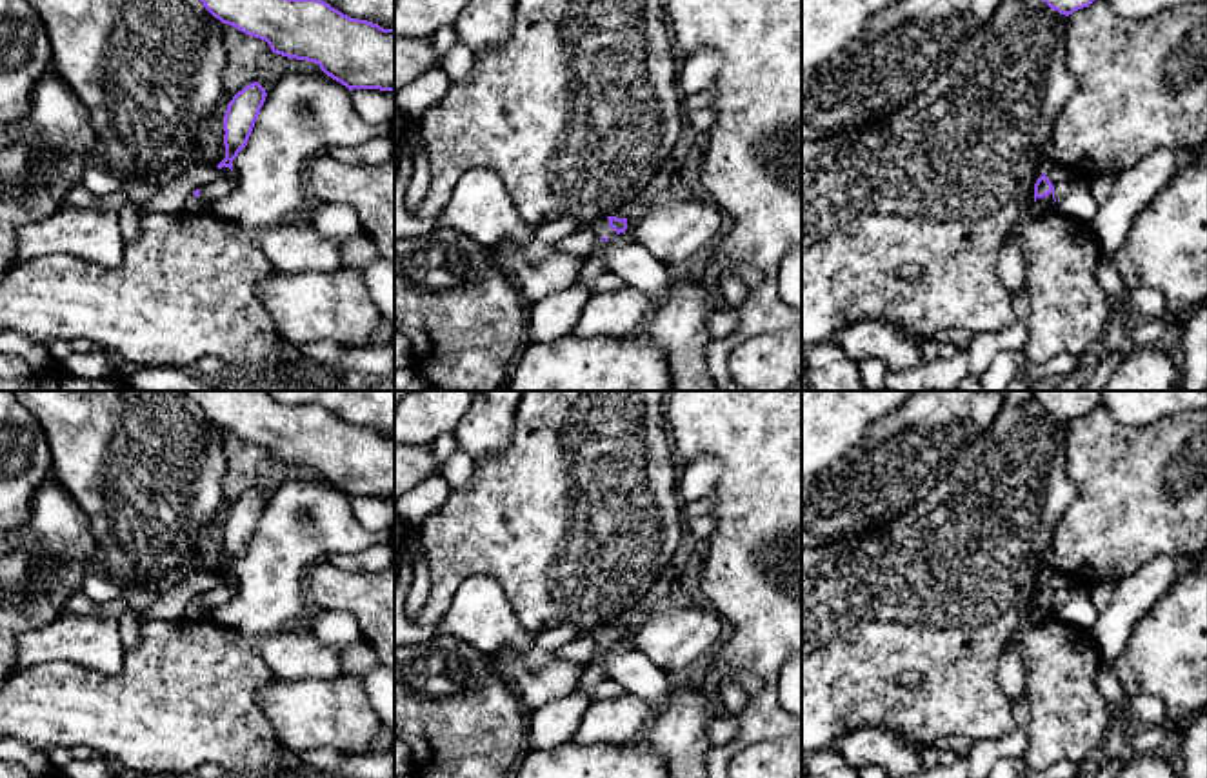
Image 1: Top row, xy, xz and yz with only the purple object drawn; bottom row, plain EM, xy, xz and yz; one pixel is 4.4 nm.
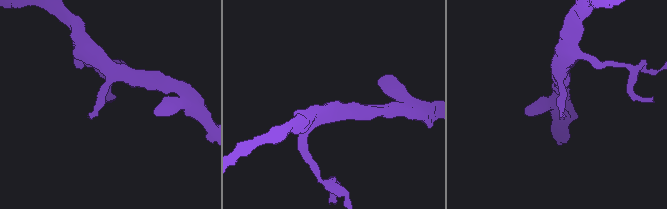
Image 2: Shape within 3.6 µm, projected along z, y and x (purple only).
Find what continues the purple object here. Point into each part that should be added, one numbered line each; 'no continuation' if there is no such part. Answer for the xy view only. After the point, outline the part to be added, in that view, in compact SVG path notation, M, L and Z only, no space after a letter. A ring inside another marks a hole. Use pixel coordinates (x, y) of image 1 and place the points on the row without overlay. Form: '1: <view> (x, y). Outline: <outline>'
no continuation

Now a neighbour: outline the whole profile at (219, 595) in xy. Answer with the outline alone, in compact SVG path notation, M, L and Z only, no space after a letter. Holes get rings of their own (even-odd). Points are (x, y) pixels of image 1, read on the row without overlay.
M233 582L233 585L229 589L224 585L218 585L213 591L204 593L200 596L202 596L204 603L213 609L213 607L218 607L218 605L229 602L236 591L238 591L238 582Z

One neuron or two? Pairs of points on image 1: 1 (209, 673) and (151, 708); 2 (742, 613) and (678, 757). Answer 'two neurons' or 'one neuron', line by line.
1: one neuron
2: two neurons

